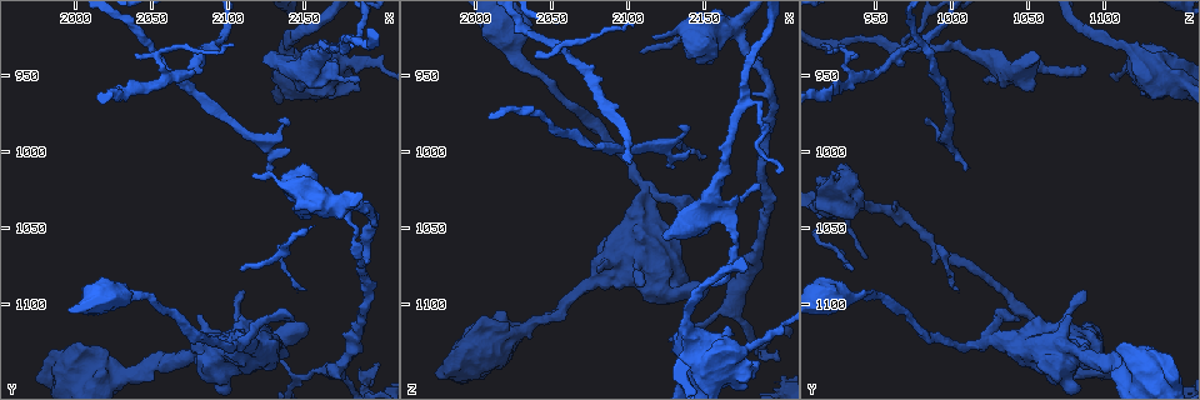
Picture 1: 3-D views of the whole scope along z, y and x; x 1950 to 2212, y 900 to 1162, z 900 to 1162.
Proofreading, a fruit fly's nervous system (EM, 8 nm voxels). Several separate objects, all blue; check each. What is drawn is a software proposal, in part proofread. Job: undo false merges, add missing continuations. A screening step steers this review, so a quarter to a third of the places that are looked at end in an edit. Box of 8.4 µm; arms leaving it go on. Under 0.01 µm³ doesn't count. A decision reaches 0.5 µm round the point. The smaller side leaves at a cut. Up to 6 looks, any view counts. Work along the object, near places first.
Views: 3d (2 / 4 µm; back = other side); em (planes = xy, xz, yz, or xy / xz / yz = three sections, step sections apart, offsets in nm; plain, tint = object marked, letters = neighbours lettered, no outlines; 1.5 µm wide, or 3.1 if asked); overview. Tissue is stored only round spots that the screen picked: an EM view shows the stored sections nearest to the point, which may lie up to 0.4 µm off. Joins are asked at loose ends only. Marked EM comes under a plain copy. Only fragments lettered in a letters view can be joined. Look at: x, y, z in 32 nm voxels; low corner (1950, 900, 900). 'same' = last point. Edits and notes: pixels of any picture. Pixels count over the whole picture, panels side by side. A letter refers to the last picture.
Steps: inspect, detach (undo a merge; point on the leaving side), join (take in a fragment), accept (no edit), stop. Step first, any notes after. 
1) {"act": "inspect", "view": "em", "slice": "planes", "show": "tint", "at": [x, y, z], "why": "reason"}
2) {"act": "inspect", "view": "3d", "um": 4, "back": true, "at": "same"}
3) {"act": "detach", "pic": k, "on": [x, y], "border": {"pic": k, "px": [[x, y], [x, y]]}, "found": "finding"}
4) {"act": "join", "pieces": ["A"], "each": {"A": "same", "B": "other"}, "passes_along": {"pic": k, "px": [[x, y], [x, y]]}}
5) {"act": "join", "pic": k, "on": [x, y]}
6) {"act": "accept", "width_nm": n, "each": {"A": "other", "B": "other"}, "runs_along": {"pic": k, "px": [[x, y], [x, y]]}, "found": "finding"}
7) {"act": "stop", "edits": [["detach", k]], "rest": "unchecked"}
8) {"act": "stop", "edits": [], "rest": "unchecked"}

{"act": "inspect", "view": "3d", "um": 4, "at": [2178, 934, 968], "why": "branch point"}

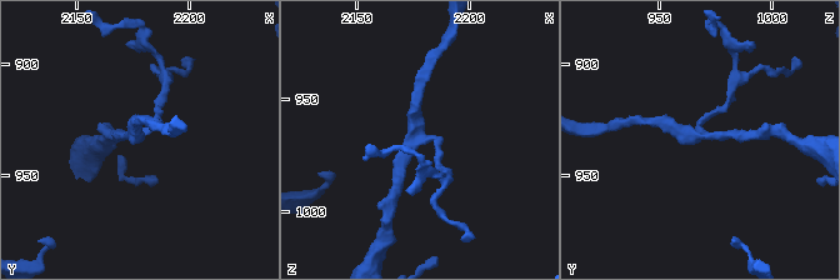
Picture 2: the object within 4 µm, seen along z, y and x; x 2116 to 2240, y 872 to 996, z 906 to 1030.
{"act": "inspect", "view": "em", "slice": "xy", "step": 4, "show": "tint", "at": [2178, 931, 966], "arms": 3}

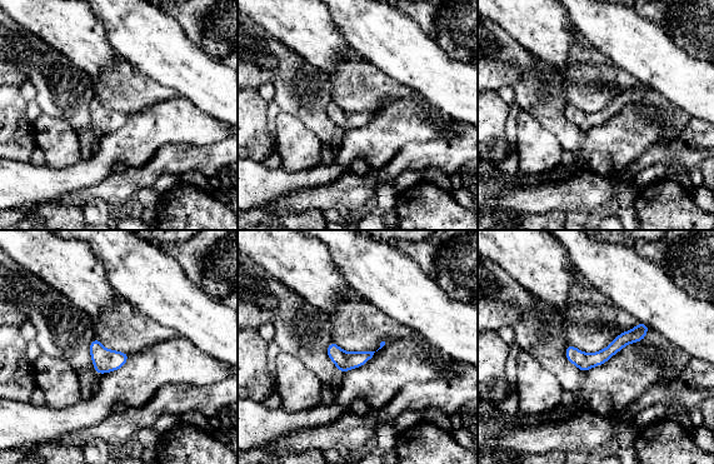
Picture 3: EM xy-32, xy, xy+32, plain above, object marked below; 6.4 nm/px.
{"act": "inspect", "view": "em", "slice": "planes", "show": "letters", "at": "same", "why": "cut it another way"}

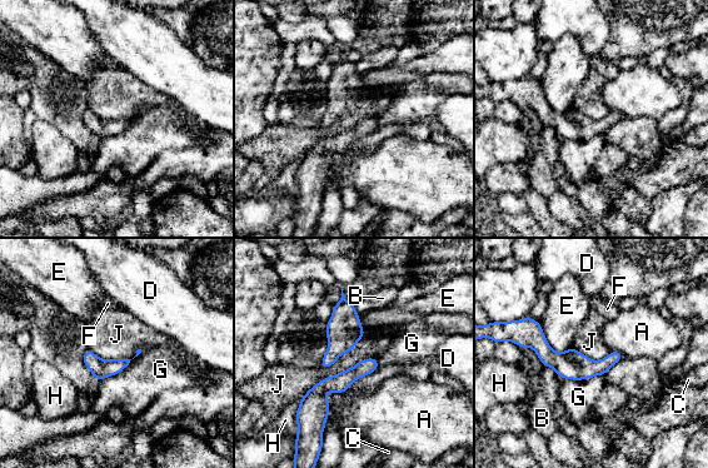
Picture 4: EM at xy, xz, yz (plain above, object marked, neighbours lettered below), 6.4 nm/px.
{"act": "accept", "width_nm": 130, "each": {"A": "other", "B": "other", "C": "other", "D": "other", "E": "other", "F": "other", "G": "other", "H": "other", "J": "other"}, "runs_along": {"pic": 4, "px": [[529, 322], [566, 364], [618, 357]]}, "found": "one neuron here"}

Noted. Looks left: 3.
{"act": "inspect", "view": "3d", "um": 2, "at": [2056, 956, 930], "why": "two arms in line, one across"}

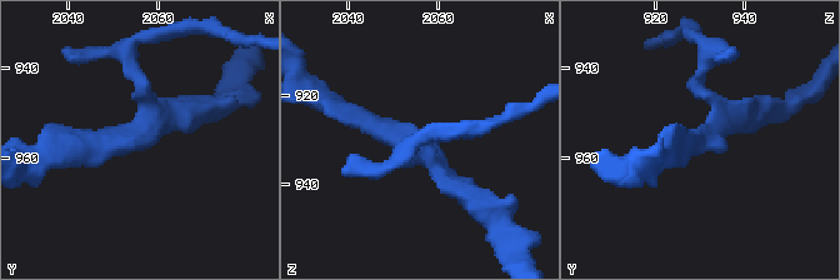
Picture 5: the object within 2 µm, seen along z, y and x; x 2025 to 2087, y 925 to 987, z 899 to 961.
{"act": "inspect", "view": "em", "slice": "planes", "show": "tint", "at": [2056, 954, 932], "why": "now the EM"}

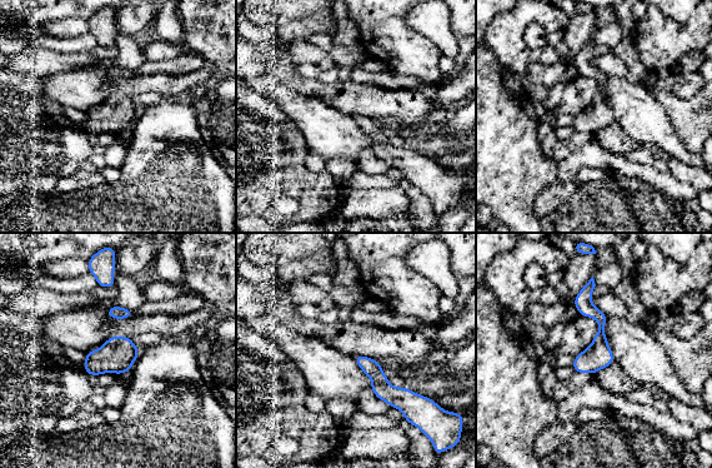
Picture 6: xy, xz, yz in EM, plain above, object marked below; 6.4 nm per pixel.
{"act": "inspect", "view": "em", "slice": "planes", "show": "letters", "at": "same", "why": "see the neighbours"}

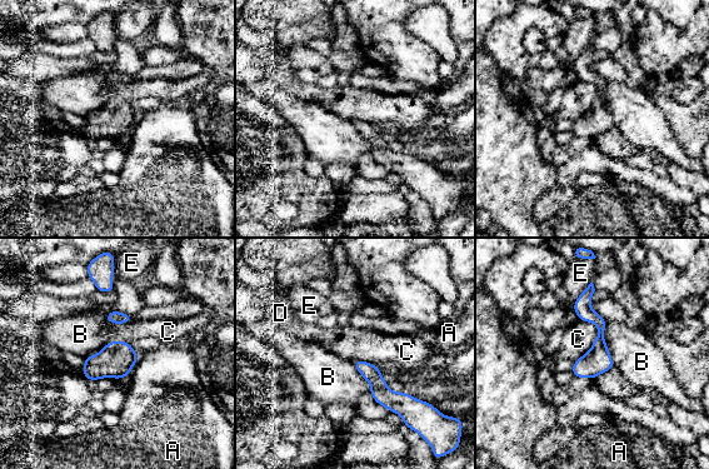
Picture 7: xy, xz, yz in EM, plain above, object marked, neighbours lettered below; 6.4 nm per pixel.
{"act": "accept", "longest_contact_nm": ["C", 300], "each": {"A": "other", "B": "other", "C": "other", "D": "other", "E": "other"}, "border": {"pic": 7, "px": [[593, 322], [598, 334], [574, 362]]}, "found": "continuous, no second neuron"}

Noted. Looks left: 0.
{"act": "stop", "edits": [], "rest": "unchecked"}

